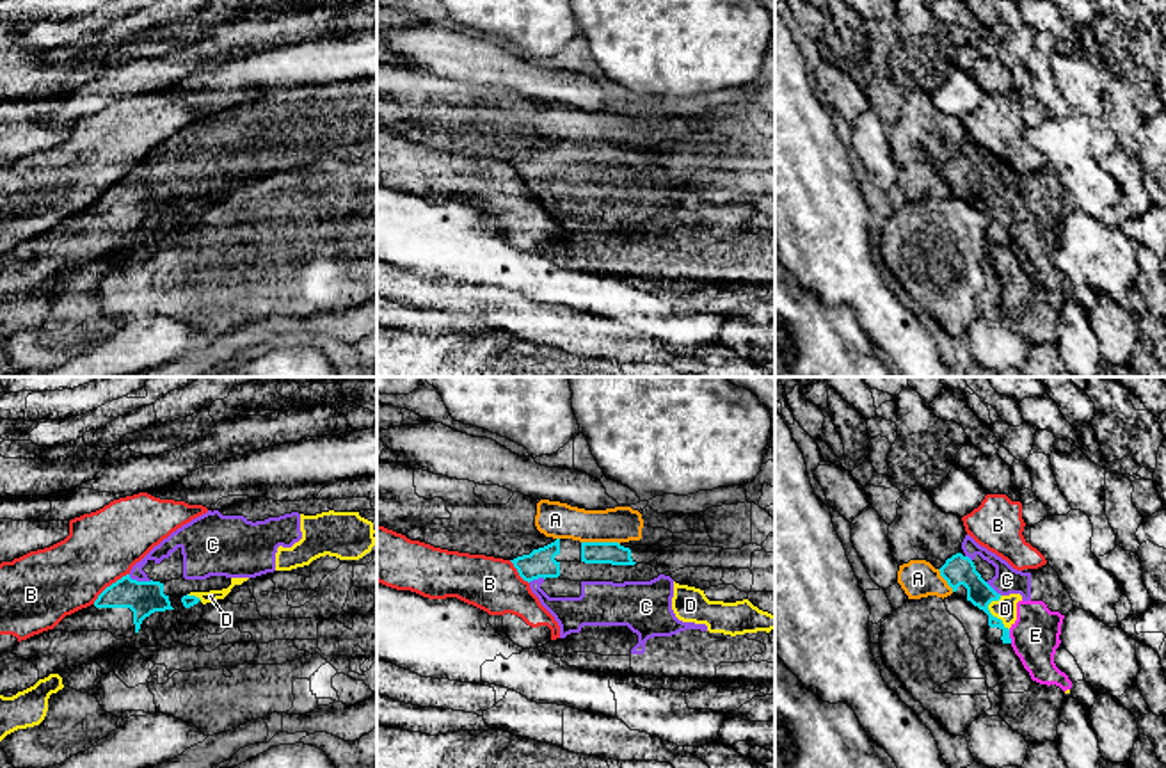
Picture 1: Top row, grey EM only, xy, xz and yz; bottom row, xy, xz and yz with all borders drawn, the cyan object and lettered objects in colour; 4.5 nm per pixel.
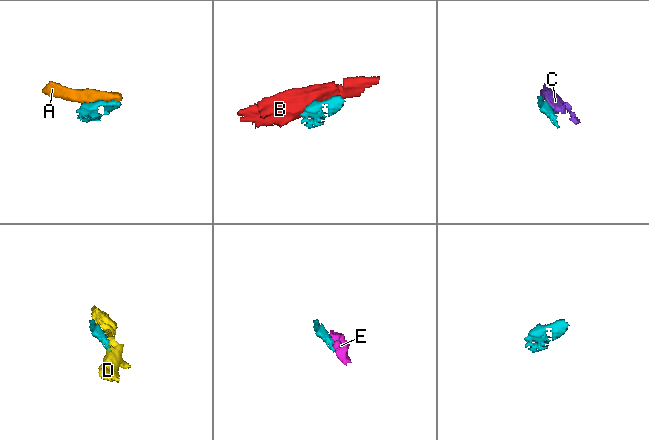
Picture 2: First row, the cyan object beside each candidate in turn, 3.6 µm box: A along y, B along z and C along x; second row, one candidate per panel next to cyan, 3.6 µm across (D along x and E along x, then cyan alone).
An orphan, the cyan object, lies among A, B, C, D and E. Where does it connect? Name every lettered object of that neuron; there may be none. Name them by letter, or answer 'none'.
C, D, E

